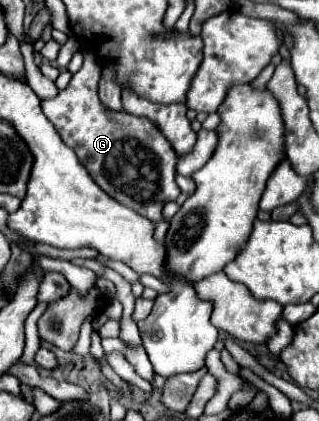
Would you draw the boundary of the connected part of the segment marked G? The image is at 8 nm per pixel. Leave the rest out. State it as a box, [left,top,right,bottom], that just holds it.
[41,51,179,223]

